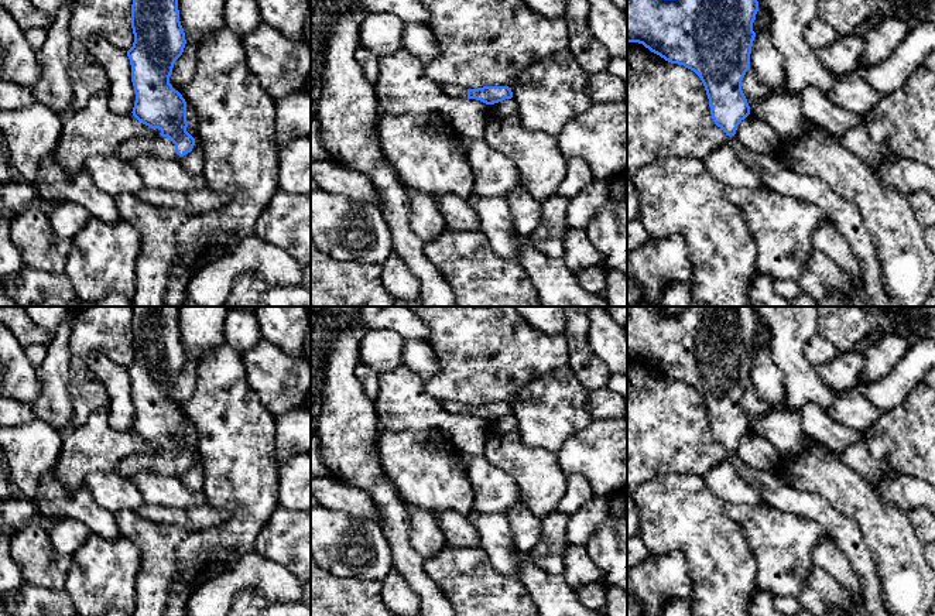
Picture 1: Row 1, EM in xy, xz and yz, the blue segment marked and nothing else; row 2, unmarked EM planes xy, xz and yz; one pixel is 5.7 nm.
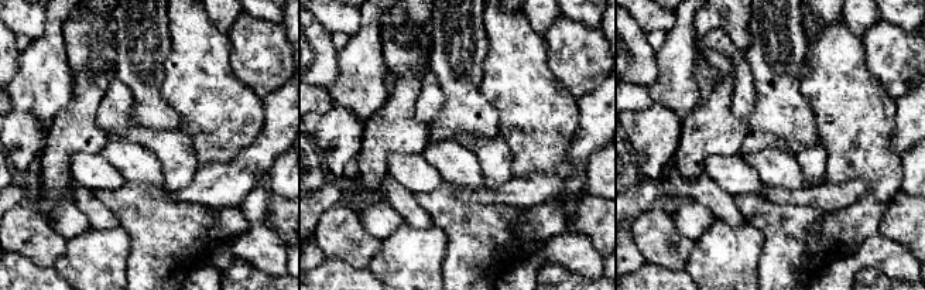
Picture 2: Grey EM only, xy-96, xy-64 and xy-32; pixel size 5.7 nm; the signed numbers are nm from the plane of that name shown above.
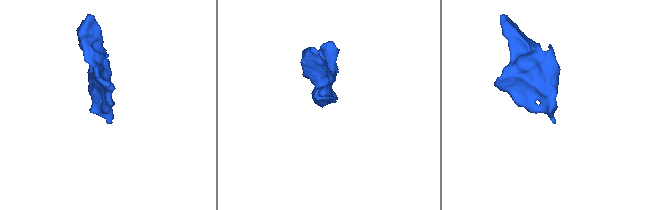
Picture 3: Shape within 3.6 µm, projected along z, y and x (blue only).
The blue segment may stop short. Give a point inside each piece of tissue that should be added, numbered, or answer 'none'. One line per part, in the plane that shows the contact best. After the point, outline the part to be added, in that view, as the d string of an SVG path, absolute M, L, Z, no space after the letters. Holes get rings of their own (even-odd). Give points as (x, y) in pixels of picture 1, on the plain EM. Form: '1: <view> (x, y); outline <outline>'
1: xy (160, 462); outline M162 452L126 456L114 468L114 472L124 479L131 479L137 472L144 470L158 472L174 478L181 475L175 468L175 461Z

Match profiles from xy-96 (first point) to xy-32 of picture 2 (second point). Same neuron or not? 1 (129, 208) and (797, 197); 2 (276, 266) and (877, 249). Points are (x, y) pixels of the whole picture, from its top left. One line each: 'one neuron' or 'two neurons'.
1: two neurons
2: one neuron

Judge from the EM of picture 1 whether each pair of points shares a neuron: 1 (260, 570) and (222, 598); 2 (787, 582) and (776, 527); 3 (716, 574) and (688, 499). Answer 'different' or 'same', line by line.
1: same
2: same
3: same

